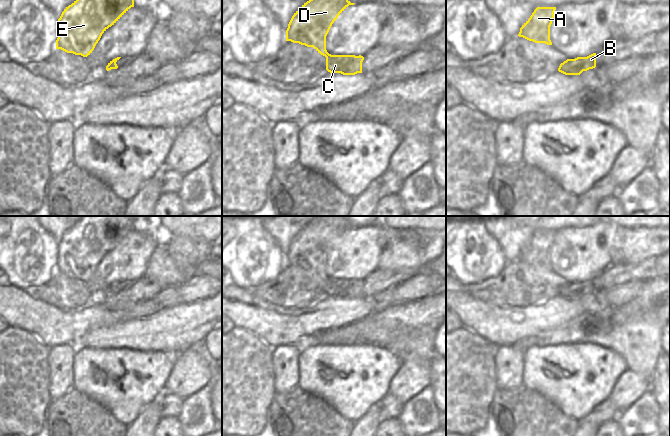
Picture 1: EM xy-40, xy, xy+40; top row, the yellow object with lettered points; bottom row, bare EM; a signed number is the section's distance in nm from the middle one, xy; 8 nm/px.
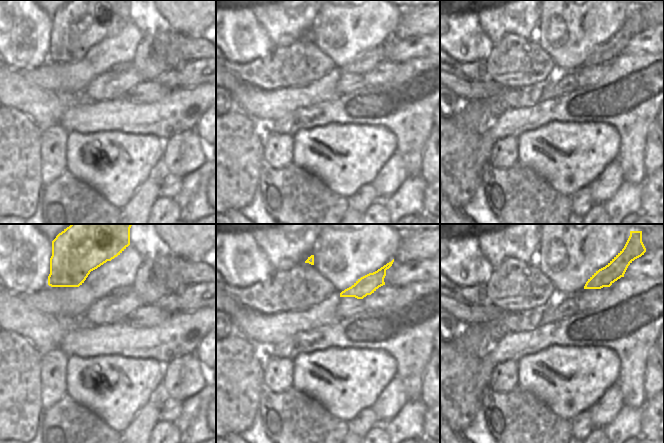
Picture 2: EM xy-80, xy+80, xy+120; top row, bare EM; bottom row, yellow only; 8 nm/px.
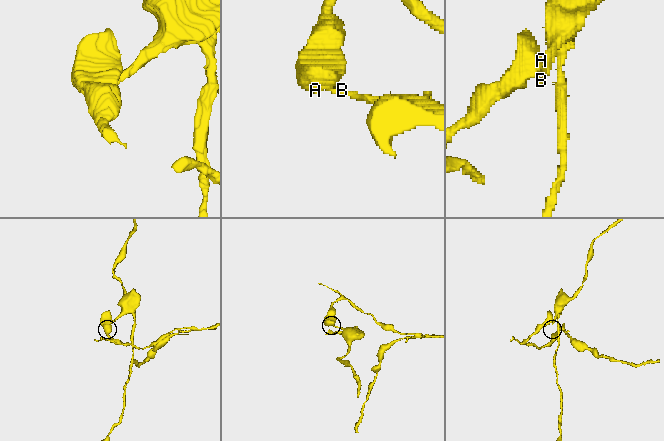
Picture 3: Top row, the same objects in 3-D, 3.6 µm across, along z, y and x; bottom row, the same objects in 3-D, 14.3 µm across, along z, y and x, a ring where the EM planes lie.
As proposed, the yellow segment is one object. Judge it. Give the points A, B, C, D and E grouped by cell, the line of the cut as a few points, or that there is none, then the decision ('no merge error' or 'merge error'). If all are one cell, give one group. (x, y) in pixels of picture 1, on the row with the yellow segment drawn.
groups A D E / B C; cut xy (328, 53), (326, 57); merge error

